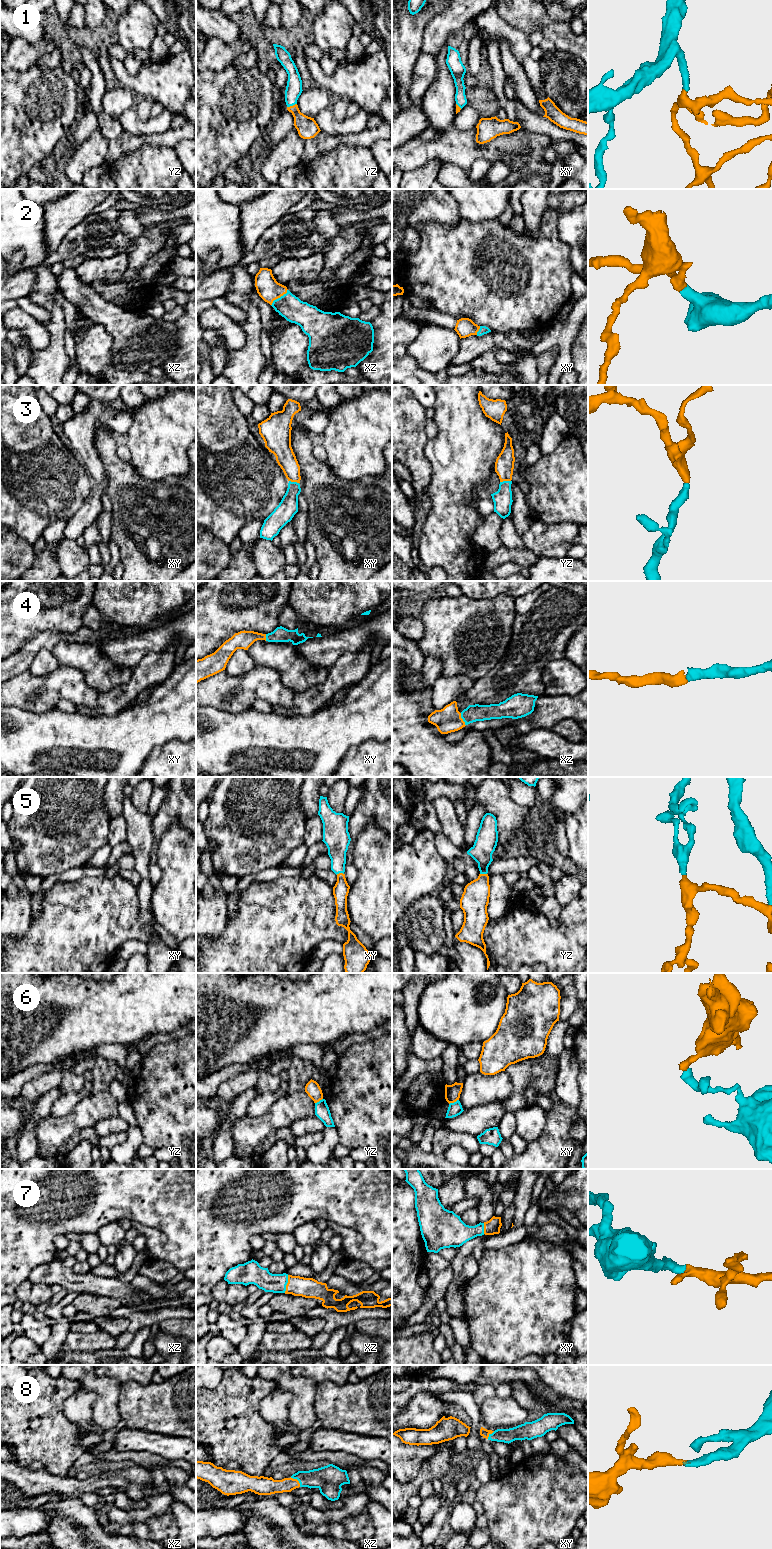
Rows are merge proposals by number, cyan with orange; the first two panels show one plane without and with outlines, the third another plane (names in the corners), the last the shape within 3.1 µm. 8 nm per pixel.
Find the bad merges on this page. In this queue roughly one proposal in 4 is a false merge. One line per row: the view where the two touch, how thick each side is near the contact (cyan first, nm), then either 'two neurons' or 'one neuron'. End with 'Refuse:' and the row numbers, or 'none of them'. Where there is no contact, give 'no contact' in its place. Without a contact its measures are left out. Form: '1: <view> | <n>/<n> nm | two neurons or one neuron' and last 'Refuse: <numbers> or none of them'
1: yz | 130/170 nm | one neuron
2: xz | 200/180 nm | one neuron
3: yz | 150/160 nm | one neuron
4: xz | 140/200 nm | one neuron
5: xy | 190/130 nm | one neuron
6: xy | 110/130 nm | two neurons
7: xz | 160/160 nm | one neuron
8: xz | 220/140 nm | one neuron
Refuse: 6

